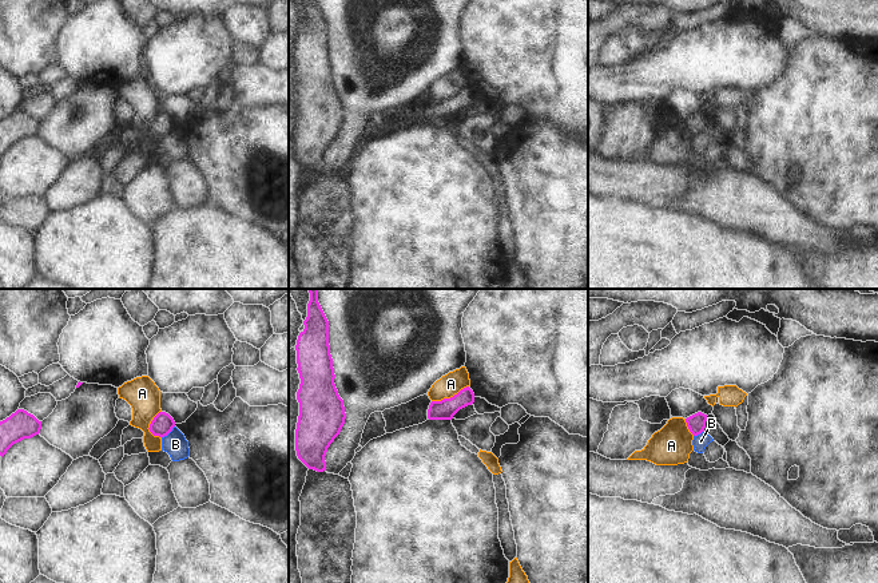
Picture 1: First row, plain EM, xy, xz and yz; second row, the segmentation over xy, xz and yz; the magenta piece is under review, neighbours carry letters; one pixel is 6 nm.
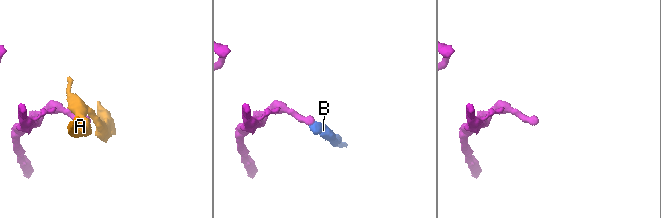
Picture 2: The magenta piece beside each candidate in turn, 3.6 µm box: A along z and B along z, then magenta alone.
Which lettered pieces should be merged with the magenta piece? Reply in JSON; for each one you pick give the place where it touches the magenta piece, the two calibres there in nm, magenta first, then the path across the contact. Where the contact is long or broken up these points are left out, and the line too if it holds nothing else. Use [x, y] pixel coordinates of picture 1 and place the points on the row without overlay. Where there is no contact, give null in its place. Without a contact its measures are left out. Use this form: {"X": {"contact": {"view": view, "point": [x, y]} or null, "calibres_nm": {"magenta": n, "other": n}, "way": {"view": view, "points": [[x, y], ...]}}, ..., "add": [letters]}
{"add": []}

